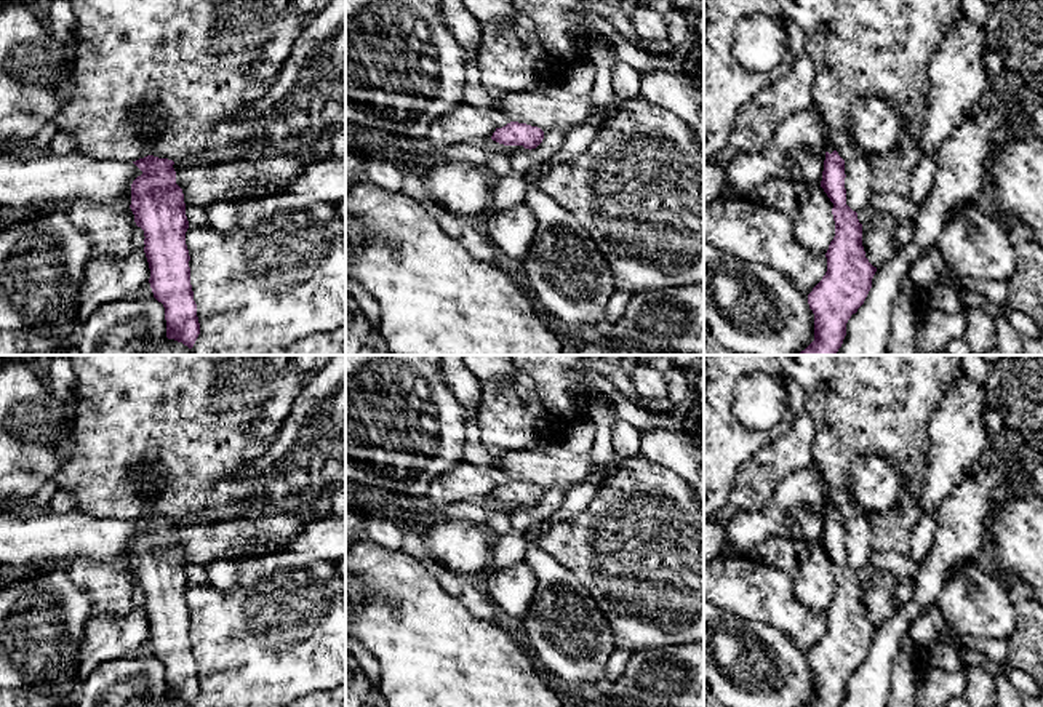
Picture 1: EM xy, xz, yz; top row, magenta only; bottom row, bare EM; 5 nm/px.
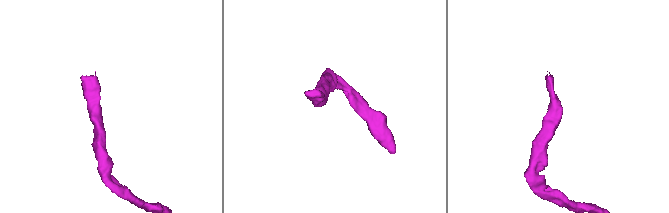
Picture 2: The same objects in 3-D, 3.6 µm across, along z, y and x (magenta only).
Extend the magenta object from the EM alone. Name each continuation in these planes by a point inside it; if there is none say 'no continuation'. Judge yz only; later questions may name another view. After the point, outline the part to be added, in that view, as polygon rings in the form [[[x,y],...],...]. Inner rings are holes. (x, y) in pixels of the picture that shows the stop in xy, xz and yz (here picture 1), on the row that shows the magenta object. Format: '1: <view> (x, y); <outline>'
1: yz (831, 149); [[[816,110],[816,114],[817,114],[817,118],[821,122],[821,126],[822,126],[822,131],[824,131],[824,136],[825,136],[825,141],[827,141],[827,152],[832,154],[835,149],[832,147],[829,130],[825,126],[825,122],[824,122],[822,115],[817,110]]]

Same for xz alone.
no continuation

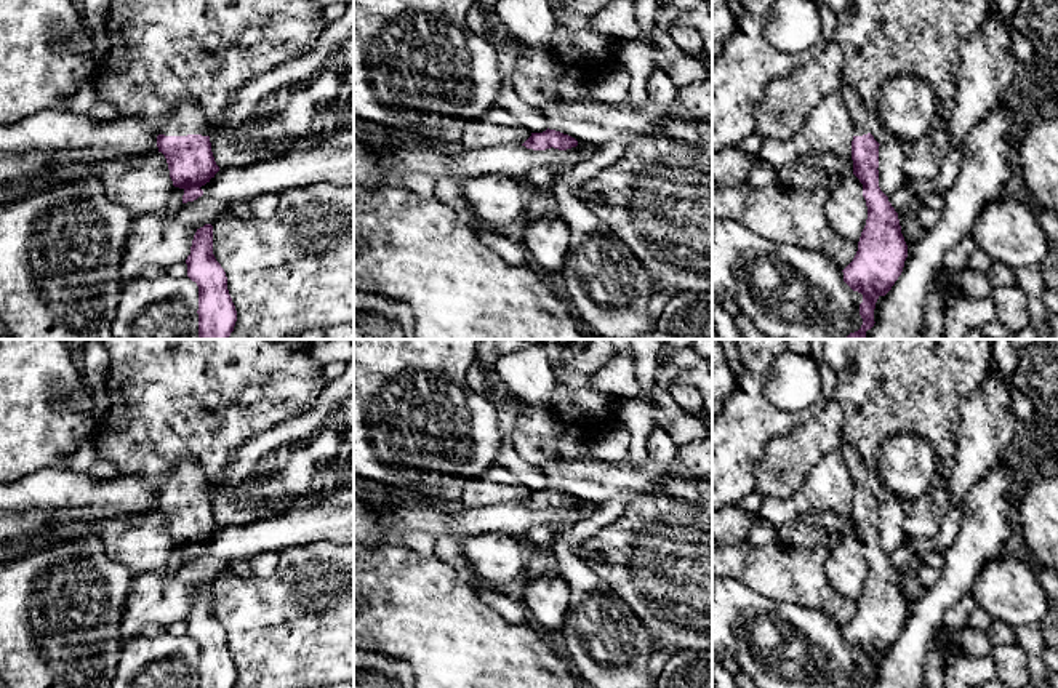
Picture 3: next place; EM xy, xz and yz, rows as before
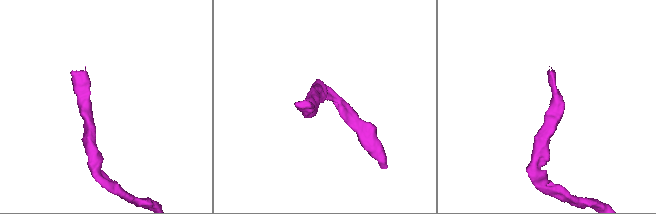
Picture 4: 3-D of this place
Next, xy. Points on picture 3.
1: xy (186, 117); [[[186,98],[173,104],[171,112],[166,115],[165,126],[160,134],[165,136],[187,136],[202,134],[208,136],[208,128],[205,125],[205,117],[202,107]]]

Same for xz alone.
no continuation

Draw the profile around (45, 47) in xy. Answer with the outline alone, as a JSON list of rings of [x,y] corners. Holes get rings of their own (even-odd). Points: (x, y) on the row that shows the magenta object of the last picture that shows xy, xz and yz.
[[[0,0],[0,125],[11,126],[43,110],[69,110],[70,99],[78,88],[98,75],[99,64],[94,59],[91,29],[85,24],[78,0]]]

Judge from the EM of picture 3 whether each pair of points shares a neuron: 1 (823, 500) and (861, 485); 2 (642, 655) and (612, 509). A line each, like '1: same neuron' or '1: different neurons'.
1: different neurons
2: same neuron

